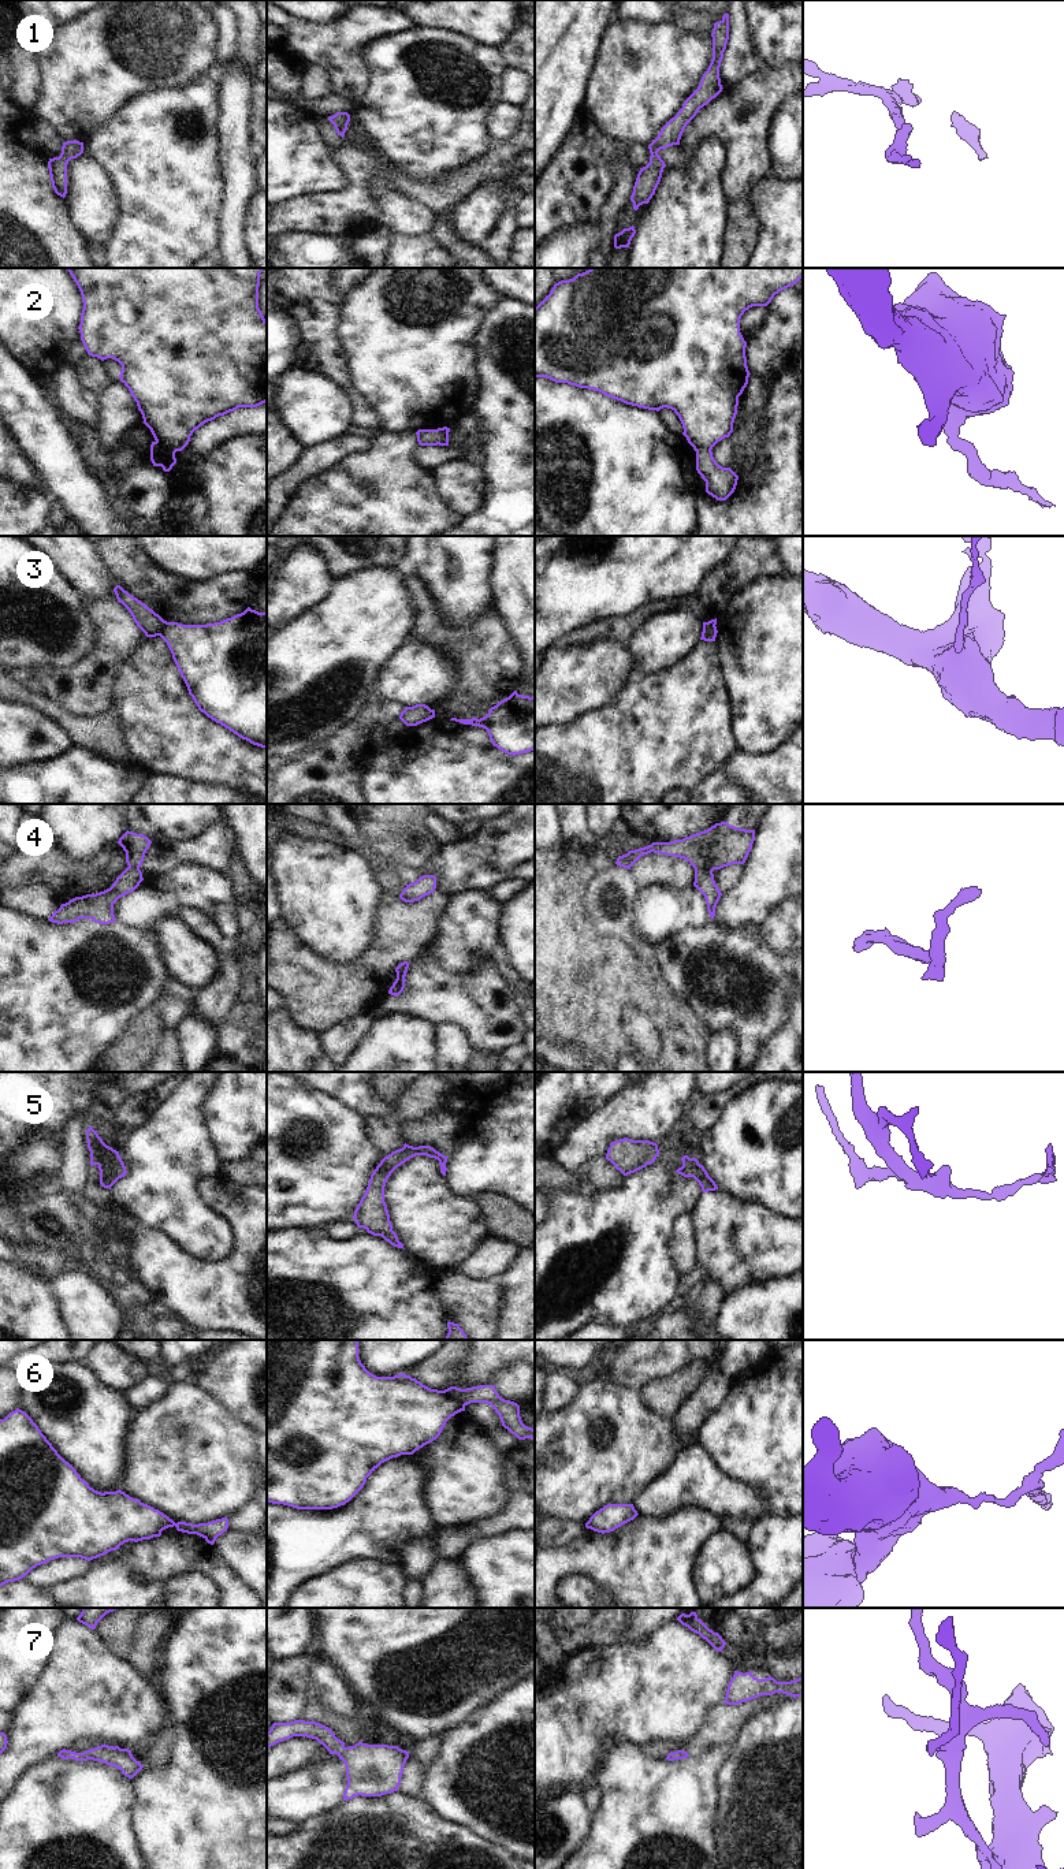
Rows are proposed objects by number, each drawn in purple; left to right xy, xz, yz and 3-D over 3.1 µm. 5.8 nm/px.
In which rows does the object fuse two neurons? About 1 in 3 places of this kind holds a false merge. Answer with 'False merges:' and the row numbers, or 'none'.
False merges: 2, 3, 4, 6

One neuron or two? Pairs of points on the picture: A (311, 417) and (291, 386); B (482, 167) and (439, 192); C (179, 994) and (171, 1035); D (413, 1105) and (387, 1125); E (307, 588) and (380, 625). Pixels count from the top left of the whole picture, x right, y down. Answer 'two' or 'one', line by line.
A: one
B: one
C: one
D: one
E: two

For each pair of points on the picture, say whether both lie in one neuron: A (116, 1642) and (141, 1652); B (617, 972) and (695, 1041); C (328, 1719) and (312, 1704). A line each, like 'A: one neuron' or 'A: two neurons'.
A: two neurons
B: one neuron
C: one neuron

